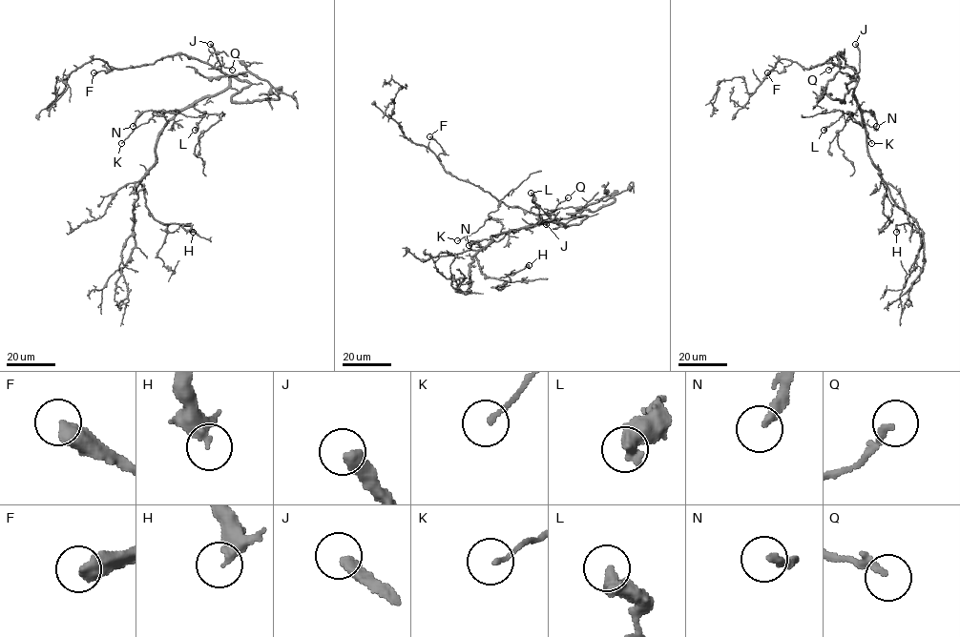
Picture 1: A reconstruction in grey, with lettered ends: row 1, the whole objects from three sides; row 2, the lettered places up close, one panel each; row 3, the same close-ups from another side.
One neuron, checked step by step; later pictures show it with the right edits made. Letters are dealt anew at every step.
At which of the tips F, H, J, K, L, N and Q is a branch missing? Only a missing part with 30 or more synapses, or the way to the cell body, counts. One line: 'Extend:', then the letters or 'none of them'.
Extend: J, N

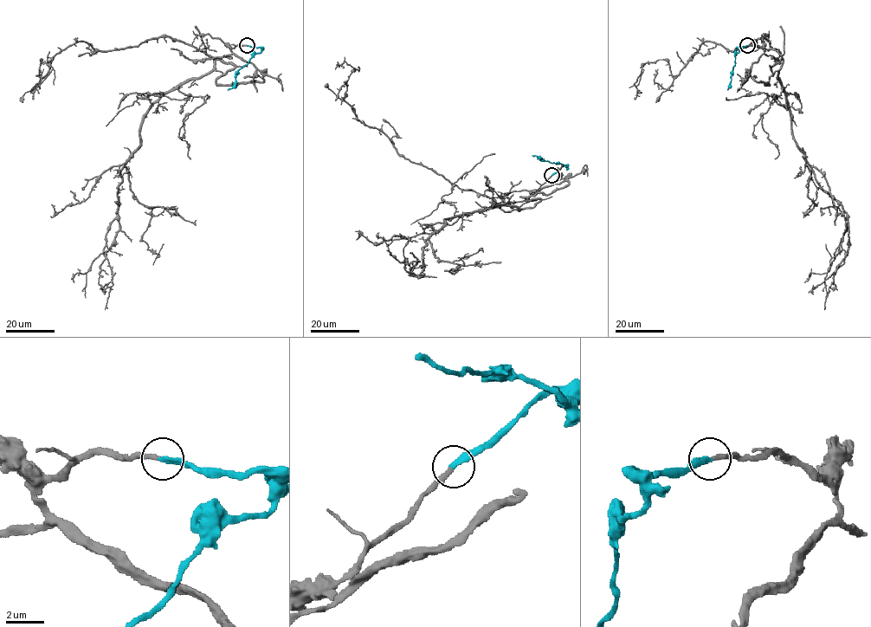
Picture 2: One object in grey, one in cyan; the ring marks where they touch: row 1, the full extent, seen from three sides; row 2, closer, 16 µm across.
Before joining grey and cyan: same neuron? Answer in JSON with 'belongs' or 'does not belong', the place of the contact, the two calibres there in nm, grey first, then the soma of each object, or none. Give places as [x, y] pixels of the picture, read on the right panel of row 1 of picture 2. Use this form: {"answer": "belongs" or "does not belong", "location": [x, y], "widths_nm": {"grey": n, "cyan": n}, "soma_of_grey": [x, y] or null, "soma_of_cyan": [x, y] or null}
{"answer": "belongs", "location": [747, 45], "widths_nm": {"grey": 240, "cyan": 280}, "soma_of_grey": null, "soma_of_cyan": null}

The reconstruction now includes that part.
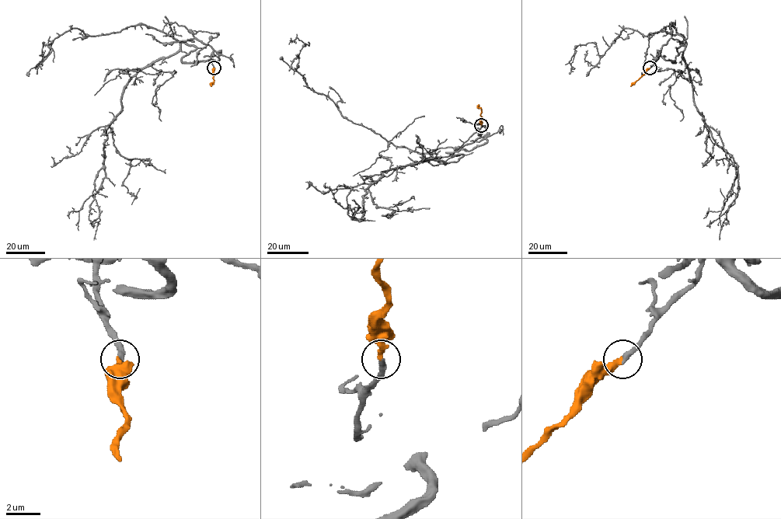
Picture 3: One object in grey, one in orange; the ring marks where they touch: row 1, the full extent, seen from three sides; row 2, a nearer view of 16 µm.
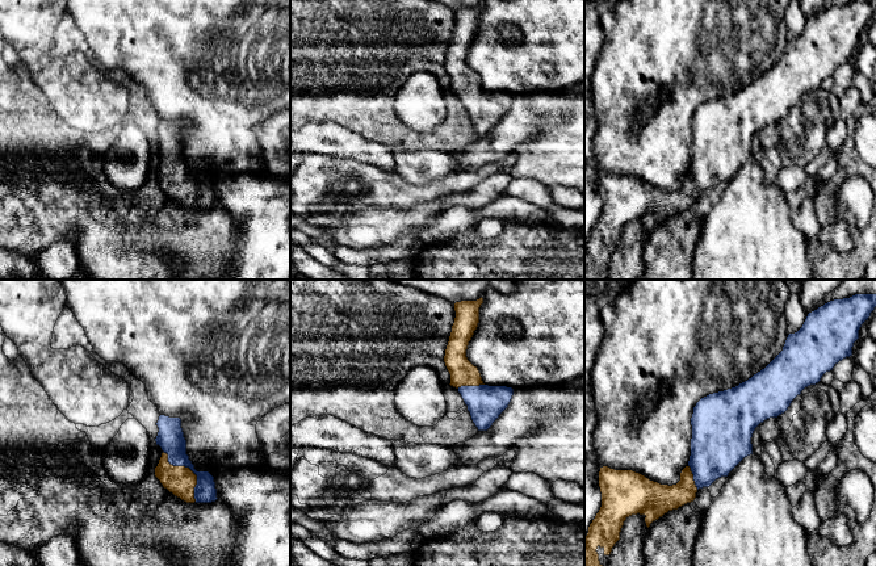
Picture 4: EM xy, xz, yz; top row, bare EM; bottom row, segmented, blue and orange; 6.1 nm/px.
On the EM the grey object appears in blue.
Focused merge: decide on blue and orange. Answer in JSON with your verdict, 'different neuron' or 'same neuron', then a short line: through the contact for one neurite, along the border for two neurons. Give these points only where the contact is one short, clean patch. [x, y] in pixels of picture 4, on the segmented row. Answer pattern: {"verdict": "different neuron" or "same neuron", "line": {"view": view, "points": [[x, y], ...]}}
{"verdict": "same neuron"}

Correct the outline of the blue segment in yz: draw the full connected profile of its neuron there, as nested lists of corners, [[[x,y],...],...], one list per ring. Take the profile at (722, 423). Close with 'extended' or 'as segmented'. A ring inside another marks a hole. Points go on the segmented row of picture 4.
[[[855,294],[825,303],[808,314],[797,332],[788,335],[783,351],[764,369],[735,387],[701,398],[691,418],[690,461],[676,485],[661,485],[633,470],[600,468],[602,507],[588,527],[586,544],[594,549],[600,546],[604,555],[609,555],[629,516],[645,515],[649,528],[668,511],[693,502],[699,489],[709,487],[716,479],[728,477],[745,457],[753,454],[751,437],[760,423],[784,414],[805,387],[818,383],[826,372],[852,356],[859,330],[875,307],[876,294]]]; extended

